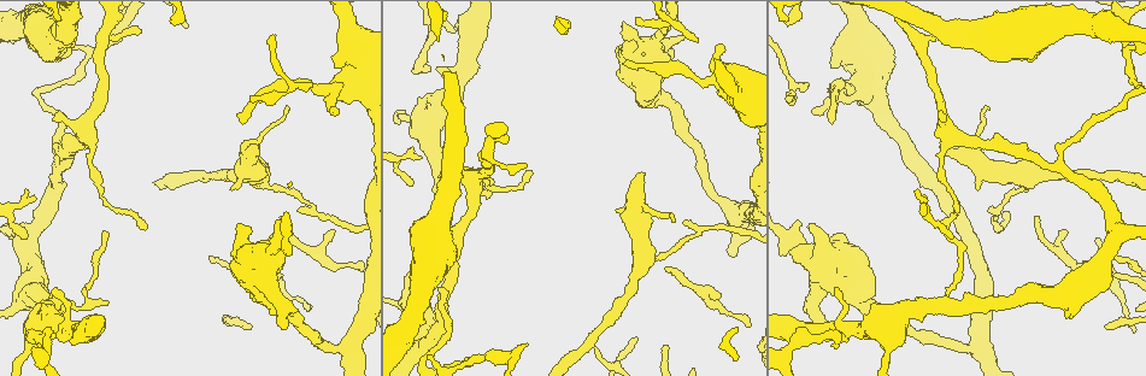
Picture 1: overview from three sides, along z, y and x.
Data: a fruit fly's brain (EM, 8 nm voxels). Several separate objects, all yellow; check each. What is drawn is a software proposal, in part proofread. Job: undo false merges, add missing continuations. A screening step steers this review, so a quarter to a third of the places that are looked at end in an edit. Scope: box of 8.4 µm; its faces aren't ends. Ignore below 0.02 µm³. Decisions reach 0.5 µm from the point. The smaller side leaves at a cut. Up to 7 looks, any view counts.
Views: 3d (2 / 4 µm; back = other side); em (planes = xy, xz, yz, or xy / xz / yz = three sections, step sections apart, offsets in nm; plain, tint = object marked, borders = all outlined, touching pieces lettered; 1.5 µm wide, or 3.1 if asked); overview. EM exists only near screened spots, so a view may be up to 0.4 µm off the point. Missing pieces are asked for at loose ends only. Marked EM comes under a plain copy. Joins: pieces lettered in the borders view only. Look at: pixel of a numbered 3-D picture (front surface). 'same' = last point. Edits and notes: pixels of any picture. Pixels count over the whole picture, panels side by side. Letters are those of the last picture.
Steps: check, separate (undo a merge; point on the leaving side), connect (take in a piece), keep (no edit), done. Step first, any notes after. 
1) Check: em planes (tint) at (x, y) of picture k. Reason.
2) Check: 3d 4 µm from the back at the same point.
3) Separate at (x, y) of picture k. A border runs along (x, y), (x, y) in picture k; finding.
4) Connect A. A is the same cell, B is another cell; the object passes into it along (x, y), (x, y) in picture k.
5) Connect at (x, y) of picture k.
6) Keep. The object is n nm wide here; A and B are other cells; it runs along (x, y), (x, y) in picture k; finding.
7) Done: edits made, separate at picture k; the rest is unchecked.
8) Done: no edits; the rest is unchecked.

Check: em planes (tint) at (29, 347) of picture 1. Thick turns thin.

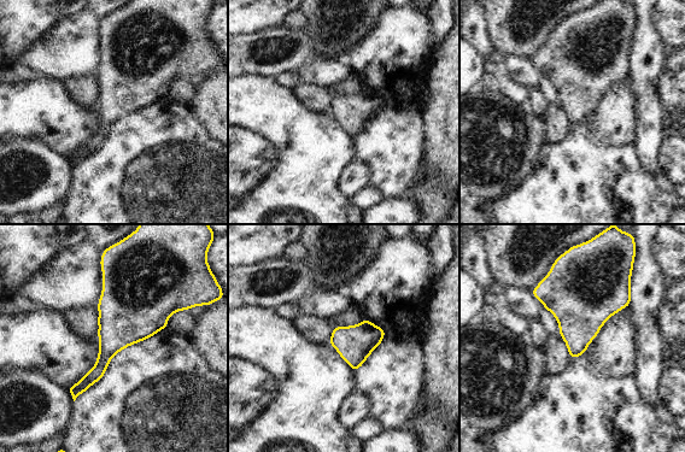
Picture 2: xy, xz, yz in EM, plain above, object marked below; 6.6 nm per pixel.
Check: em planes (borders) at the same point.

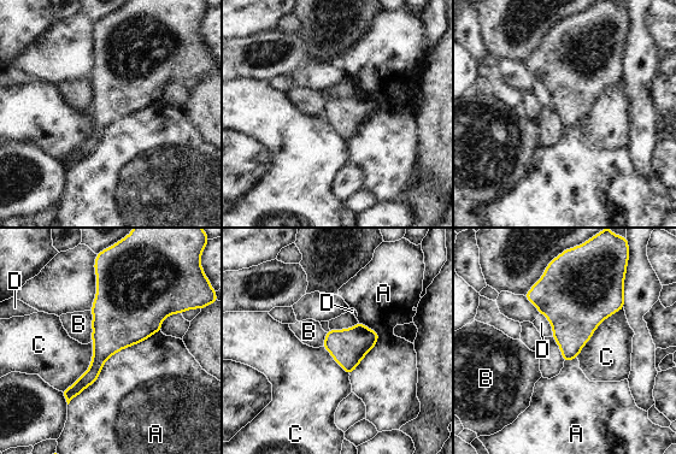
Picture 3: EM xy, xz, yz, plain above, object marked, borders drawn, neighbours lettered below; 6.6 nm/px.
Keep. A, B, C and D are other cells; a border runs along (623, 307), (595, 329), (576, 357) in picture 3; continuous, no second neuron.

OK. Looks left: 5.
Check: 3d 4 µm at (666, 267) of picture 1. Free end.

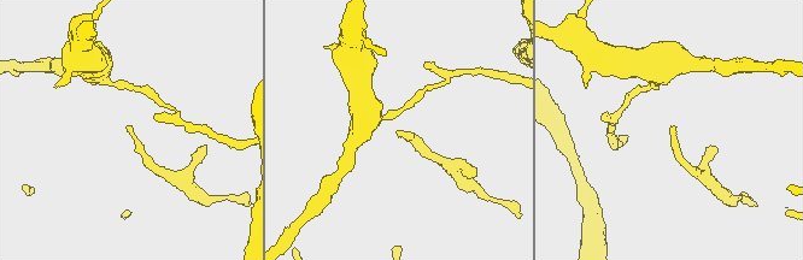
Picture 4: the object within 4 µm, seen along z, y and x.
Check: em xy step 4 (tint) at (125, 128) of picture 4.

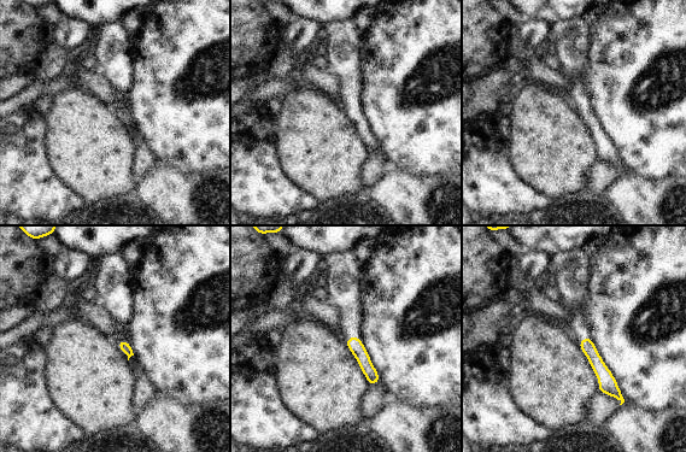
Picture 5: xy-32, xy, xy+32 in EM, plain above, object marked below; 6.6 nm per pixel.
Check: em xy step 4 (borders) at the same point. What lies round it.

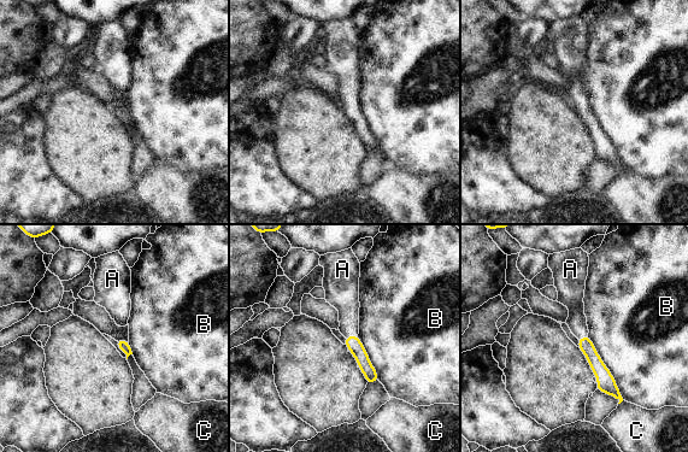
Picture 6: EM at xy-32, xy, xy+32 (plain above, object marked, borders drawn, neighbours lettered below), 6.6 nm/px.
Connect A. A is the same cell, B and C are other cells; it goes on there.

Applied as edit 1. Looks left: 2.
Check: overview. See it whole again.

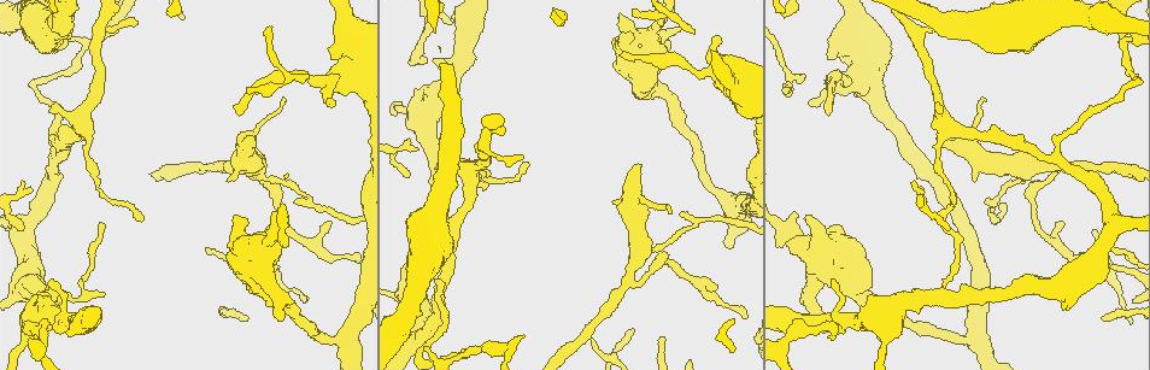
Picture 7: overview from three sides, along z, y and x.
Check: em xy step 4 (borders) at (522, 155) of picture 7. Thin end.

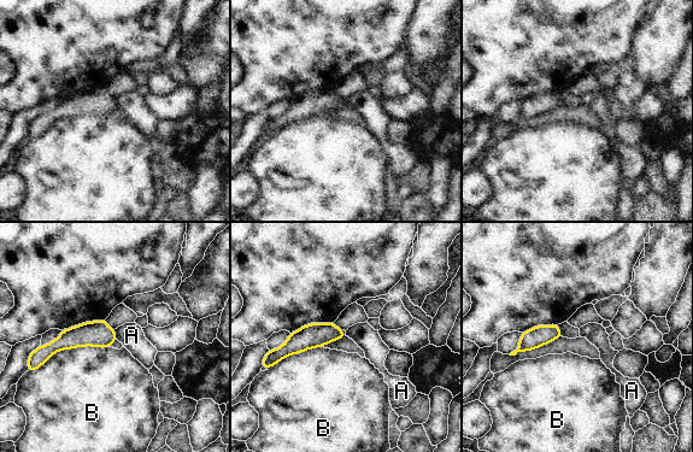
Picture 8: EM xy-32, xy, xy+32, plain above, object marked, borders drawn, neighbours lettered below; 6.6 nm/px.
Keep. A and B are other cells; a border runs along (109, 346), (58, 350), (37, 369) in picture 8; no lettered piece goes on from it.

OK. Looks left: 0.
Done: edits made, connect at picture 6; the rest is unchecked.

